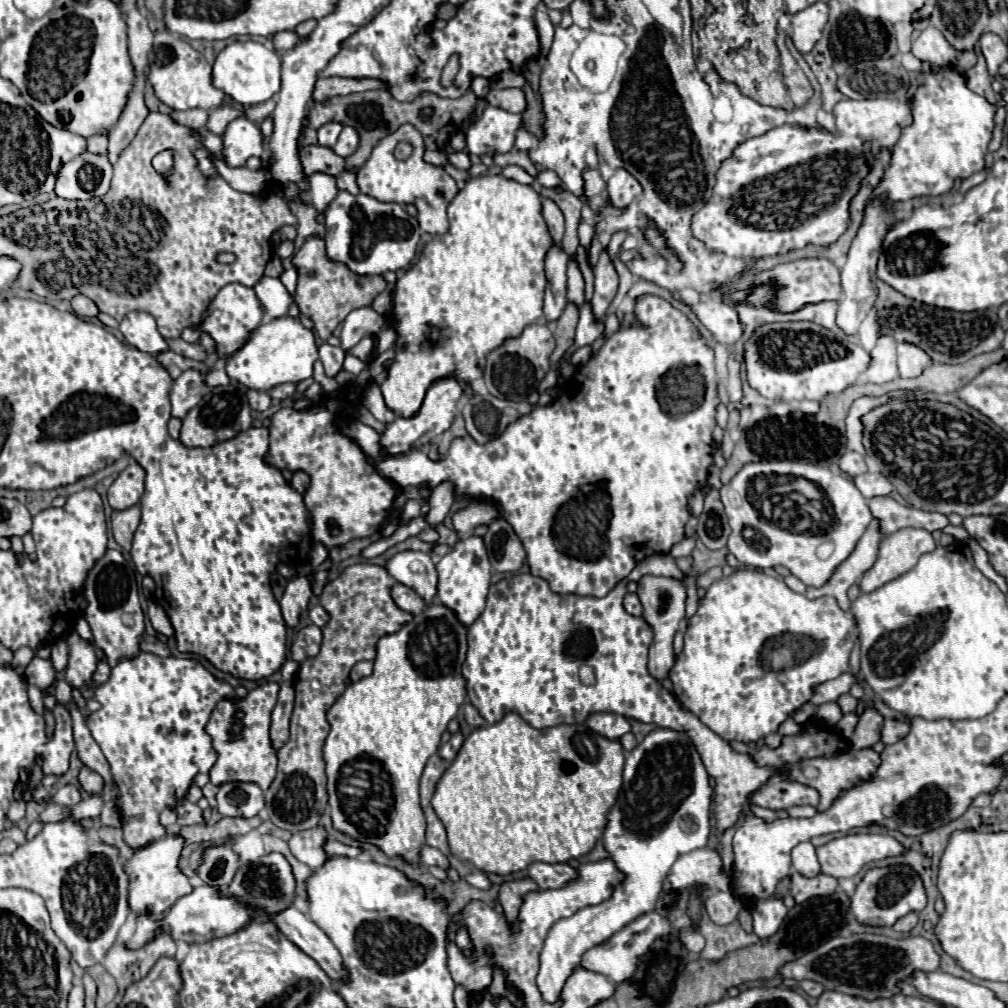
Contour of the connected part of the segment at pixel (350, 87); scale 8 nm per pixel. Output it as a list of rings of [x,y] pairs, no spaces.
[[[318,77],[312,93],[312,101],[320,103],[322,99],[334,95],[350,95],[368,89],[388,89],[386,81],[380,79],[352,79],[352,77]]]

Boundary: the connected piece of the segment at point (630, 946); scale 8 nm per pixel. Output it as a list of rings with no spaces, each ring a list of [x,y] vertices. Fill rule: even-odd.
[[[656,911],[646,913],[638,919],[634,919],[632,923],[628,923],[622,931],[614,933],[606,943],[600,943],[600,945],[592,947],[590,951],[586,951],[580,965],[590,971],[598,971],[598,973],[606,975],[614,983],[622,983],[622,979],[630,979],[630,975],[634,973],[634,967],[638,967],[638,959],[642,959],[642,955],[646,955],[646,951],[650,949],[650,943],[660,935],[668,935],[670,931],[672,931],[672,925],[670,925],[668,917],[664,917]]]

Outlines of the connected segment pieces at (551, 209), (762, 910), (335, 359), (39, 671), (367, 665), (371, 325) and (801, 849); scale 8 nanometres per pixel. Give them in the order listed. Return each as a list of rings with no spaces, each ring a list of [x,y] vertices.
[[[544,199],[542,201],[542,215],[546,219],[546,225],[548,225],[548,231],[554,239],[554,243],[560,245],[560,239],[564,235],[564,215],[562,215],[562,211],[558,209],[558,205],[554,201]]]
[[[770,897],[770,899],[764,899],[764,901],[756,901],[754,907],[752,907],[754,933],[760,939],[766,939],[766,937],[774,935],[778,931],[780,923],[784,921],[786,913],[788,913],[786,905],[776,897]]]
[[[322,343],[318,347],[318,353],[320,353],[320,361],[324,363],[326,375],[334,377],[342,369],[342,361],[344,361],[346,353],[340,347],[332,347],[330,343]]]
[[[34,655],[32,661],[30,661],[30,665],[26,667],[24,677],[26,677],[26,681],[28,681],[30,685],[36,685],[36,687],[42,691],[42,695],[44,695],[46,689],[54,685],[54,681],[56,681],[56,671],[54,671],[50,659],[42,659],[42,657]]]
[[[360,661],[352,667],[352,673],[350,673],[350,681],[358,681],[362,677],[368,677],[372,673],[372,661]]]
[[[372,307],[350,311],[350,315],[344,319],[344,325],[342,325],[342,335],[340,335],[342,349],[348,351],[360,339],[378,333],[382,325],[384,325],[384,317],[378,315]]]
[[[804,841],[792,849],[792,867],[804,877],[816,877],[820,873],[820,863],[812,843]]]

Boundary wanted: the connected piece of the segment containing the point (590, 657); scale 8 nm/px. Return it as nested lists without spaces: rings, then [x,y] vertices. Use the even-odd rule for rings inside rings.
[[[530,573],[502,579],[492,585],[484,613],[468,629],[468,655],[462,665],[462,675],[468,681],[468,699],[490,725],[498,723],[506,713],[518,713],[532,727],[546,729],[560,723],[584,723],[588,715],[608,711],[624,715],[628,719],[634,717],[644,723],[656,723],[658,727],[670,727],[678,731],[686,729],[686,733],[694,739],[698,753],[702,755],[708,775],[712,775],[716,781],[716,827],[718,833],[724,833],[724,829],[738,821],[740,811],[746,807],[748,795],[762,787],[770,779],[772,771],[766,767],[756,767],[750,755],[736,753],[696,715],[680,707],[676,697],[668,693],[660,681],[650,677],[646,663],[648,645],[652,643],[654,635],[644,617],[634,617],[624,611],[622,599],[626,595],[626,583],[628,579],[622,579],[602,599],[554,593],[542,577],[534,577]],[[584,663],[594,667],[594,685],[580,683],[578,667]]]

